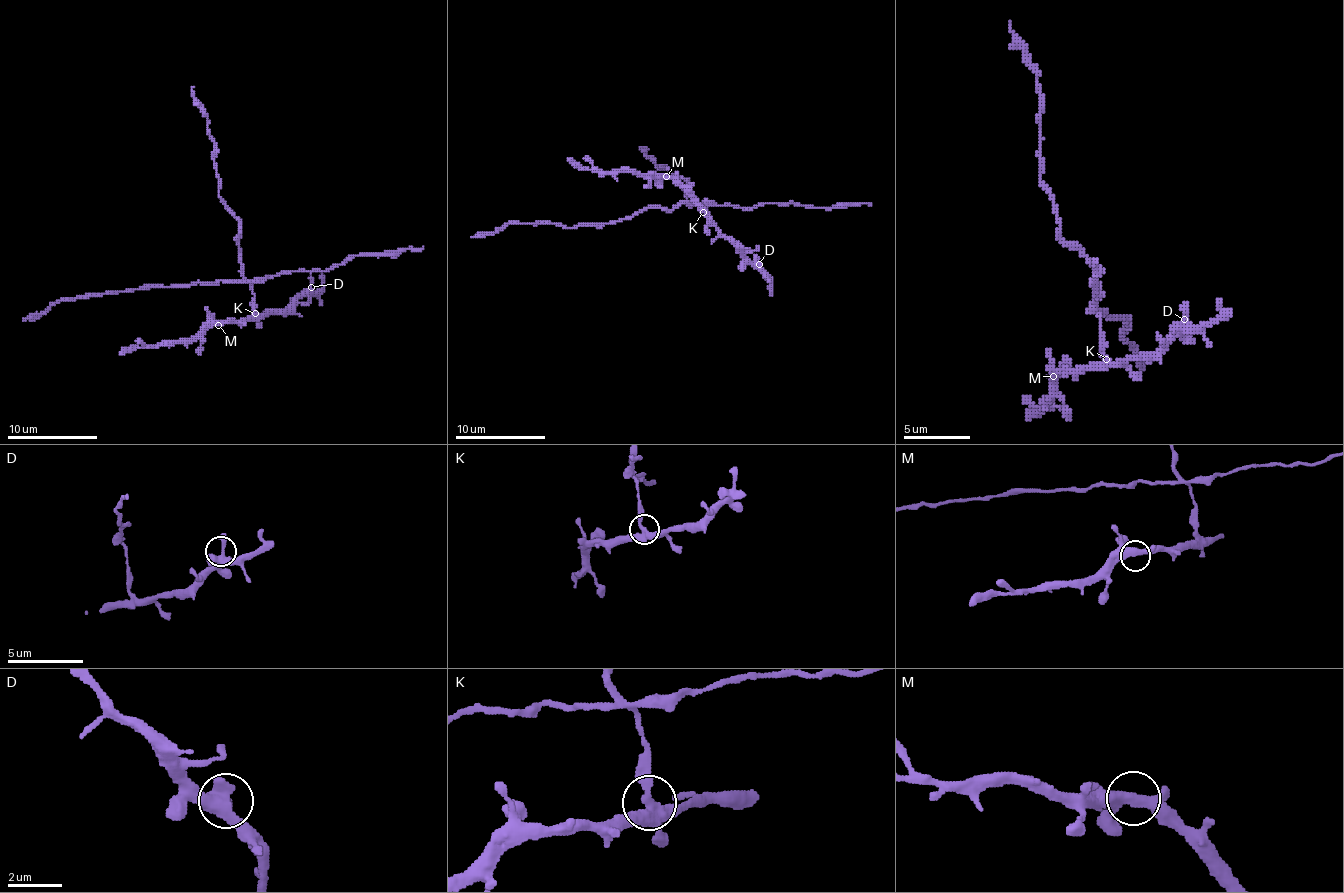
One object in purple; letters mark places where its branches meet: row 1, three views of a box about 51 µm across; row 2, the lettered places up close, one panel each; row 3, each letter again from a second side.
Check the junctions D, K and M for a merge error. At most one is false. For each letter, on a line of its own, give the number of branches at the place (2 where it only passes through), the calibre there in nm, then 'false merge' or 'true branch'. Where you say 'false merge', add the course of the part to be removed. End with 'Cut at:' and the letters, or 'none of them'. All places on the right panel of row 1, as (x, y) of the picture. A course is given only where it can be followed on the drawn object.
D: 3 | 360 nm | true branch
K: 3 | 400 nm | false merge | (1107, 359), (1094, 309), (1130, 326), (1124, 336), (1144, 369)
M: 3 | 360 nm | true branch
Cut at: K

